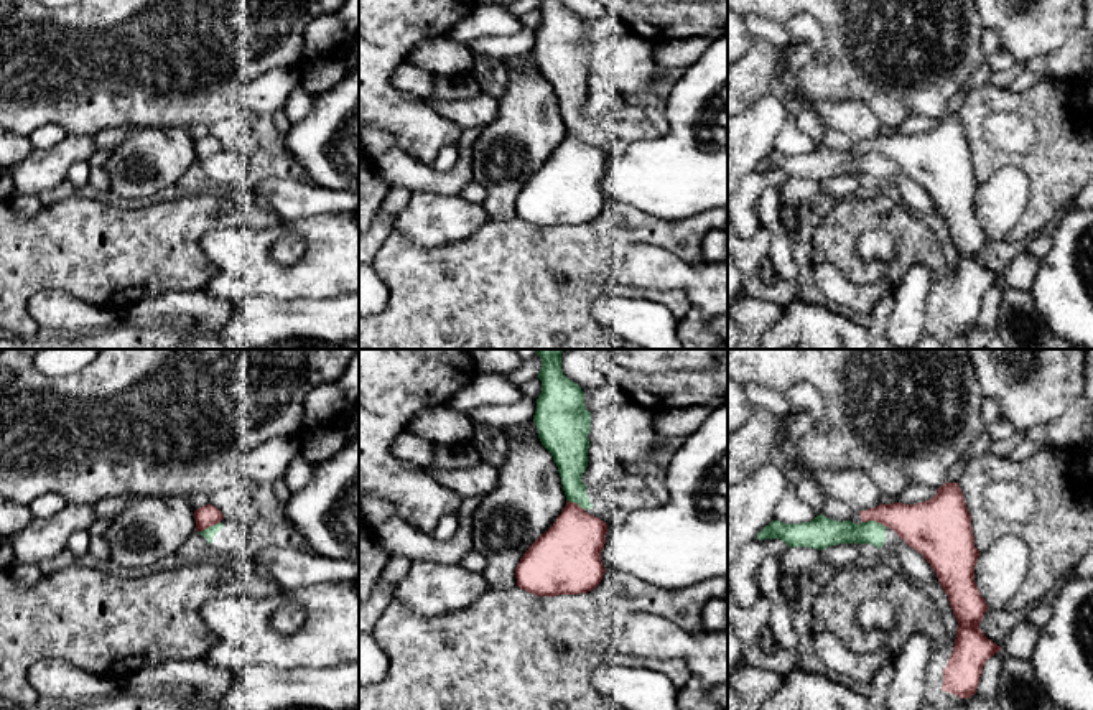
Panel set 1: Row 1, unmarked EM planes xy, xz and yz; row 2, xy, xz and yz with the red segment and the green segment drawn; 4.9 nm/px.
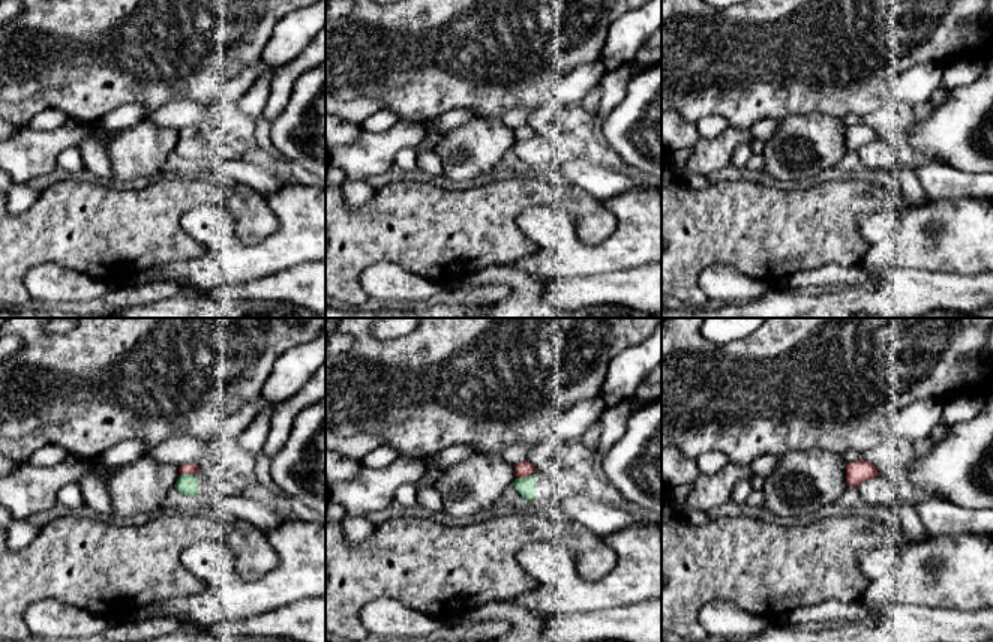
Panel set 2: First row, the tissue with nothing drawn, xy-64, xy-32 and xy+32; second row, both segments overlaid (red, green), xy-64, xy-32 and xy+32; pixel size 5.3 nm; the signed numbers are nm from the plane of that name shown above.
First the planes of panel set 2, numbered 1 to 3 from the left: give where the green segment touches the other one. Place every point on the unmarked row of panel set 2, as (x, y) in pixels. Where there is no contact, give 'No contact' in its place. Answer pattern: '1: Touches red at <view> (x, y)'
1: Touches red at xy-64 (188, 137)
2: Touches red at xy-32 (522, 140)
3: No contact

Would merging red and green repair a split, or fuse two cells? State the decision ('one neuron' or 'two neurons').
two neurons

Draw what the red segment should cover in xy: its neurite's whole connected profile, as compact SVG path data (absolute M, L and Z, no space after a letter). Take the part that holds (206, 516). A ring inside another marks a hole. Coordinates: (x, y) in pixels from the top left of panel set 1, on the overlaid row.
M212 504L202 506L194 511L196 530L201 532L211 525L219 524L224 519L224 514Z

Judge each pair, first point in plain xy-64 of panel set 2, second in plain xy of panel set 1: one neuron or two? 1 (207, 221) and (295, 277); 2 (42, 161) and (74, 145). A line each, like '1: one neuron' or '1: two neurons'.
1: one neuron
2: one neuron

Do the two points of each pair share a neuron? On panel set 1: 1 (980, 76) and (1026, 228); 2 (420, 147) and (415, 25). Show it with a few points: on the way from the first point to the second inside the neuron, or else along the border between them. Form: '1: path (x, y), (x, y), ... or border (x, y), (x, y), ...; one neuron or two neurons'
1: border (988, 83), (968, 93); two neurons
2: path (404, 117), (382, 96), (382, 58), (386, 55); one neuron

